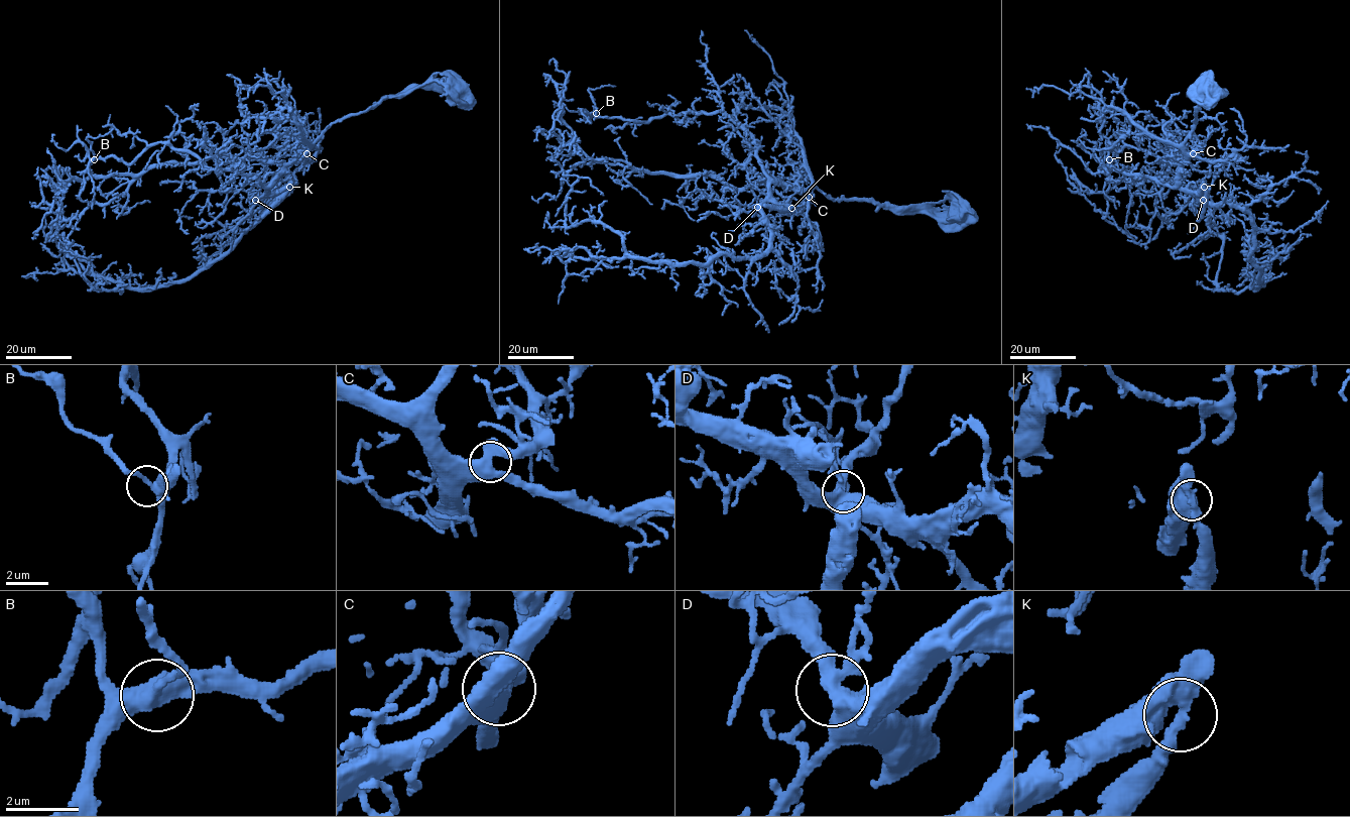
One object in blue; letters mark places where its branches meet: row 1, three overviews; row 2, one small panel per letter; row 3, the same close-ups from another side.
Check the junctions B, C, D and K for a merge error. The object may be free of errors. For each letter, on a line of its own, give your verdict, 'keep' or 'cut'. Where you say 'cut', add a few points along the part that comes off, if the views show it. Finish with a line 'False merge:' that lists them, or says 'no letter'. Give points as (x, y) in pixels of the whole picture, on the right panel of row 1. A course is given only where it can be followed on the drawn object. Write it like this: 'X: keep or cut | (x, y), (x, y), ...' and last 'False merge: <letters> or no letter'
B: keep
C: keep
D: keep
K: keep
False merge: no letter

